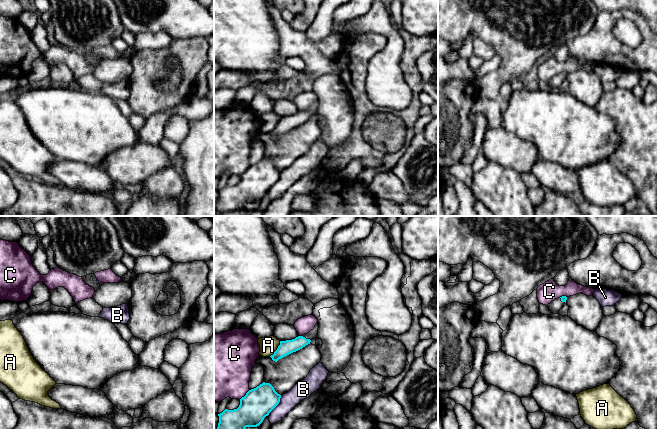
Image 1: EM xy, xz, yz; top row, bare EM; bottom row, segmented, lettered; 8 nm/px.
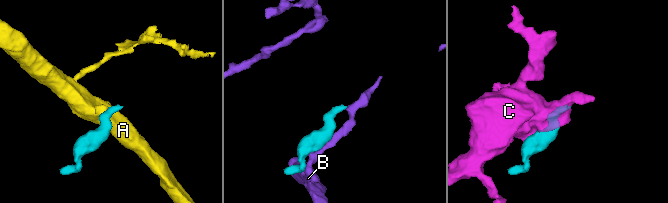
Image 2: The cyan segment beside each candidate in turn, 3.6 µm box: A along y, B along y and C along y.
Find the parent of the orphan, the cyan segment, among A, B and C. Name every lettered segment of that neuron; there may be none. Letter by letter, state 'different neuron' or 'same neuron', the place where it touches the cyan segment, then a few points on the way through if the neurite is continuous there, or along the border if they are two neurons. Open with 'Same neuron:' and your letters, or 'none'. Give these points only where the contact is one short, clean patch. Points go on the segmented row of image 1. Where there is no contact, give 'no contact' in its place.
Same neuron: none
A: different neuron; contact xz (277, 349); border xz (280, 341), (277, 349), (269, 356)
B: different neuron; contact xz (277, 404)
C: different neuron; contact xz (245, 395)

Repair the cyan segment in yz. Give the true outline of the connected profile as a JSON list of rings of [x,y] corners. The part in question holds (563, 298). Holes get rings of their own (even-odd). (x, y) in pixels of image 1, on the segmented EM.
[[[562,296],[560,298],[555,299],[550,304],[547,305],[552,314],[558,314],[562,306],[566,303],[567,297]]]

